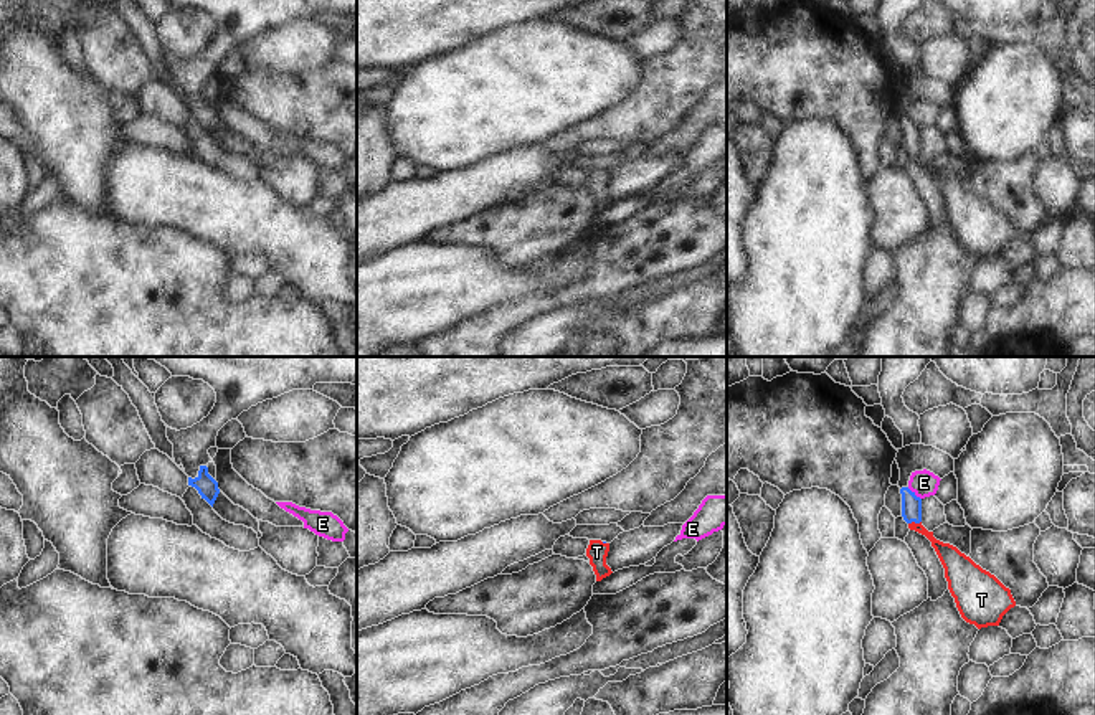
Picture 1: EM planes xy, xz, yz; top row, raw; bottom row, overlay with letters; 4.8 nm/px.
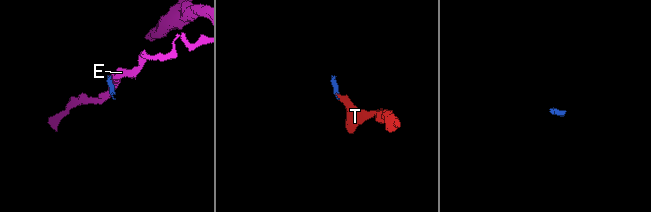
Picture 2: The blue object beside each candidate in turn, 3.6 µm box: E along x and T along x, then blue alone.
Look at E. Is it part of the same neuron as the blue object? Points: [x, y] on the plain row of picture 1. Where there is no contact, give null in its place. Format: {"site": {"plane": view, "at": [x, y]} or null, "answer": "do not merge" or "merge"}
{"site": {"plane": "yz", "at": [914, 123]}, "answer": "do not merge"}

